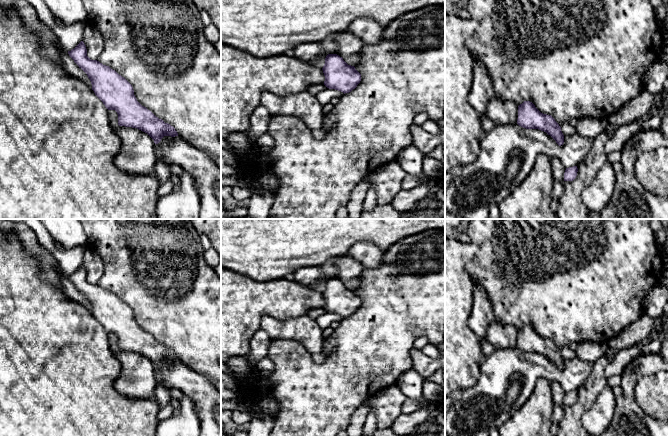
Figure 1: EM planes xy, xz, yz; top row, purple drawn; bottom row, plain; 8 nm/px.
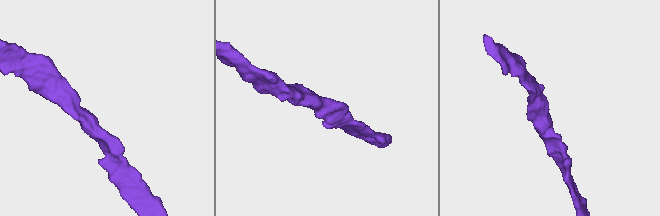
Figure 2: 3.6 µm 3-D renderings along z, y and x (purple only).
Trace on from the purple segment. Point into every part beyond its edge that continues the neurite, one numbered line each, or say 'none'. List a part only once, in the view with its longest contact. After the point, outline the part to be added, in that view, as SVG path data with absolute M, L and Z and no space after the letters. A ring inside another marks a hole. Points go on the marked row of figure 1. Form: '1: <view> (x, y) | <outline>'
none

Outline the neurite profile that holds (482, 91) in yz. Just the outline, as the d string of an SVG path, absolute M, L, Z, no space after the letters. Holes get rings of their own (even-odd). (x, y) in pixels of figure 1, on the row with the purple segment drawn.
M474 58L474 73L471 92L467 97L469 104L476 110L480 117L486 115L488 103L495 97L492 80L479 59Z

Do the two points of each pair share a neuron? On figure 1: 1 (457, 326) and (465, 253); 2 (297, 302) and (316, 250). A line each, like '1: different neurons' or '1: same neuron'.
1: same neuron
2: different neurons

